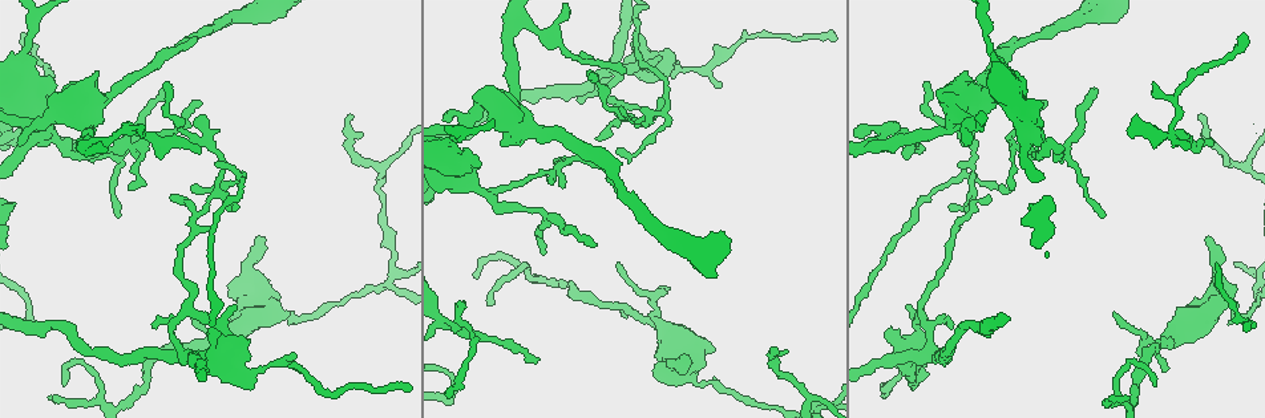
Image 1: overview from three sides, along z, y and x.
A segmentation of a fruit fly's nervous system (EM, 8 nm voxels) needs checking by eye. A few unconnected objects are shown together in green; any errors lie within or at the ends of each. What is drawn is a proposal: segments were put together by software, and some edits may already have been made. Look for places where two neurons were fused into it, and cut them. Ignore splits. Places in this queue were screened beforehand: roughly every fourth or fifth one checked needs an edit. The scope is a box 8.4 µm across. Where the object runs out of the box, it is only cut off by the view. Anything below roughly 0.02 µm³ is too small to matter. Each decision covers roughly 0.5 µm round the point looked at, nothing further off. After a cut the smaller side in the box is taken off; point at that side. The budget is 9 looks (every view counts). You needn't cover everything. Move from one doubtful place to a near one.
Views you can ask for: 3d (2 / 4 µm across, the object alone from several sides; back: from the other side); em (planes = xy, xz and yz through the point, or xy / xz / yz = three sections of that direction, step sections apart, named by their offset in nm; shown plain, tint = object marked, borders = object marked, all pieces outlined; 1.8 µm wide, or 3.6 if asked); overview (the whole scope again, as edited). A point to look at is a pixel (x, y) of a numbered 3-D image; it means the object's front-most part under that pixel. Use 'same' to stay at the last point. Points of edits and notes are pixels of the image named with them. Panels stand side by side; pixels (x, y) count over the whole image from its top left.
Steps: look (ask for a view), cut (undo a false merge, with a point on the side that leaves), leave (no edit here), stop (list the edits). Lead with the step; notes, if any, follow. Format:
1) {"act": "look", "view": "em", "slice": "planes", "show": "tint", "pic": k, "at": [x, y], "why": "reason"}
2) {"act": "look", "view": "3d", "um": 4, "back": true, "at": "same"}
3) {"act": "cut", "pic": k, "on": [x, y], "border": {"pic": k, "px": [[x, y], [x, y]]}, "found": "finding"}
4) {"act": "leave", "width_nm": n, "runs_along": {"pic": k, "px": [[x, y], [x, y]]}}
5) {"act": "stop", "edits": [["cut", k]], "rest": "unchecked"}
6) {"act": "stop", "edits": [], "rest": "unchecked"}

{"act": "look", "view": "3d", "um": 4, "pic": 1, "at": [932, 328], "why": "closes a loop"}

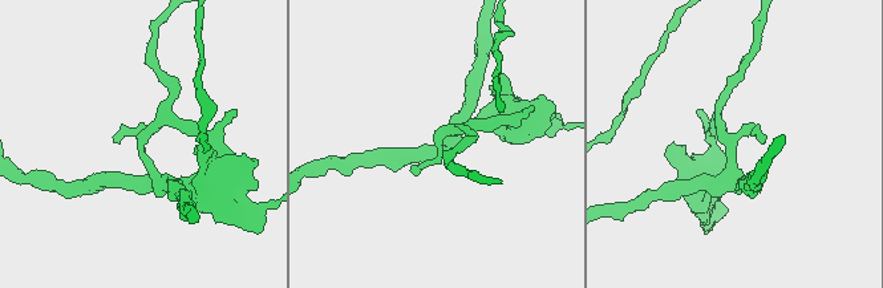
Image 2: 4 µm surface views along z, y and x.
{"act": "look", "view": "em", "slice": "planes", "show": "tint", "pic": 2, "at": [728, 146]}

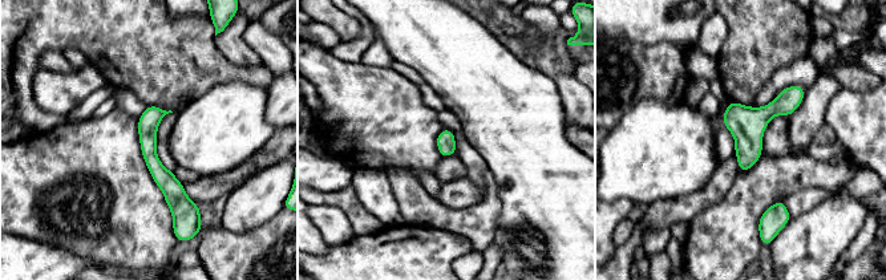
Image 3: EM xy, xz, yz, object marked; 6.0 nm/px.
{"act": "leave", "runs_along": {"pic": 3, "px": [[150, 108], [149, 155], [177, 212]]}, "found": "continuous, no second neuron"}

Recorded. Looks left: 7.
{"act": "look", "view": "em", "slice": "planes", "show": "tint", "pic": 1, "at": [1233, 313], "why": "calibre changes"}

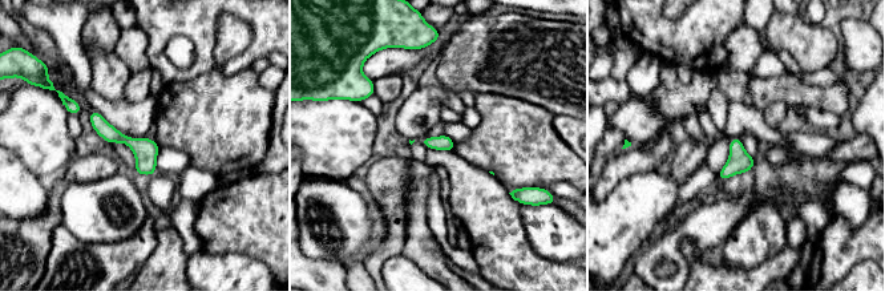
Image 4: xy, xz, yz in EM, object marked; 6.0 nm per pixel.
{"act": "leave", "found": "one neuron here"}

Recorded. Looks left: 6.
{"act": "look", "view": "3d", "um": 4, "pic": 1, "at": [651, 120], "why": "branch point"}

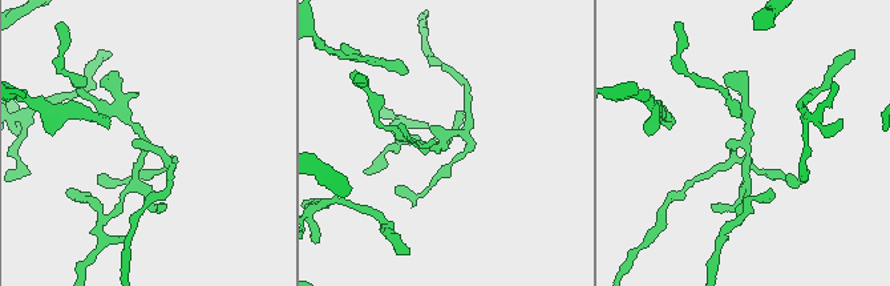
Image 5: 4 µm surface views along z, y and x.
{"act": "look", "view": "em", "um": 3.6, "slice": "xy", "step": 4, "show": "plain", "pic": 5, "at": [441, 144], "why": "need the tissue"}

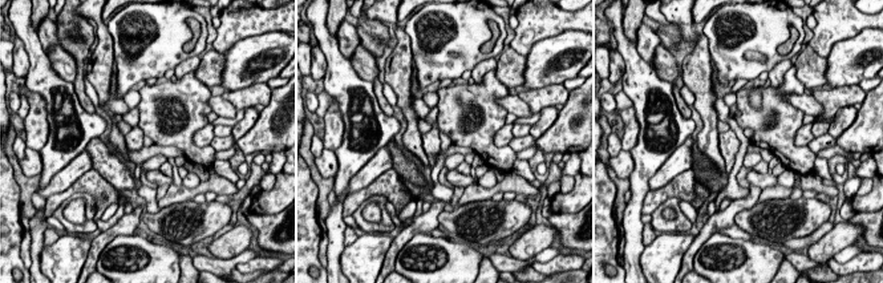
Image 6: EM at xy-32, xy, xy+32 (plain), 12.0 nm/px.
{"act": "look", "view": "em", "um": 3.6, "slice": "xy", "step": 4, "show": "tint", "at": "same", "why": "where the object lies"}

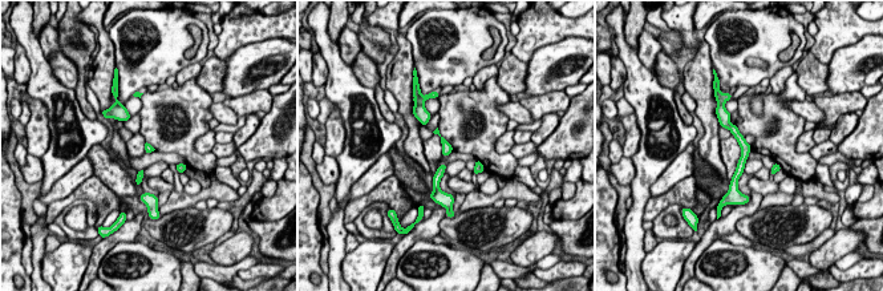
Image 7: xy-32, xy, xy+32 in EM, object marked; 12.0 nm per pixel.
{"act": "leave", "runs_along": {"pic": 7, "px": [[722, 117], [744, 145], [733, 185]]}, "found": "one neuron here"}

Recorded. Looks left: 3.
{"act": "look", "view": "em", "slice": "xy", "step": 4, "show": "tint", "pic": 1, "at": [488, 194], "why": "arms part here"}

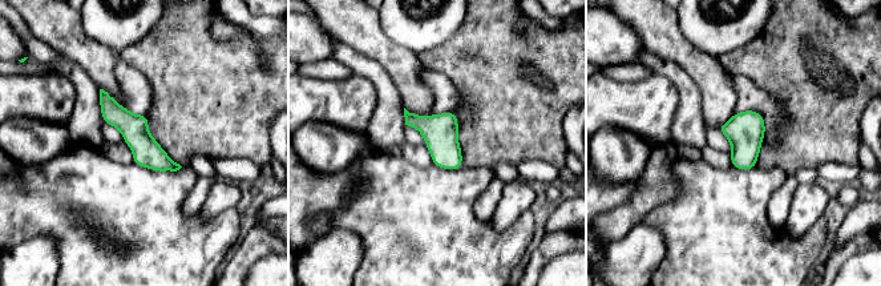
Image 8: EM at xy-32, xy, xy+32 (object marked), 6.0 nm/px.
{"act": "look", "view": "em", "slice": "planes", "show": "tint", "at": "same", "why": "another direction"}

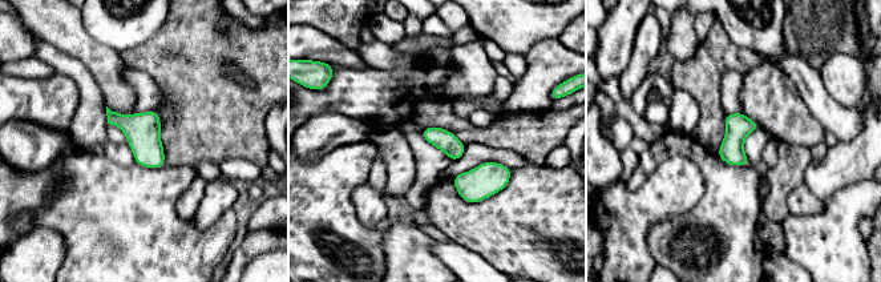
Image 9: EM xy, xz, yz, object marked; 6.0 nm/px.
{"act": "leave", "found": "continuous, no second neuron"}

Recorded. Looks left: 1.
{"act": "stop", "edits": [], "rest": "unchecked"}

